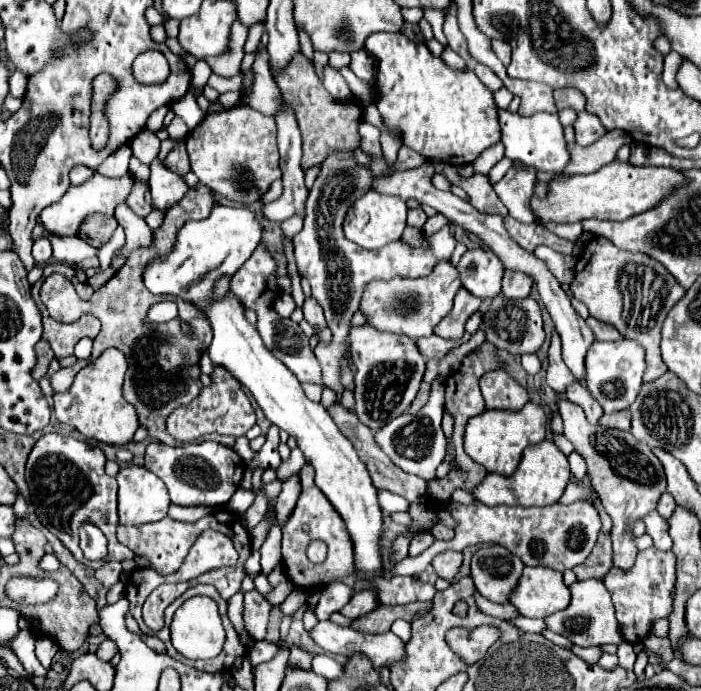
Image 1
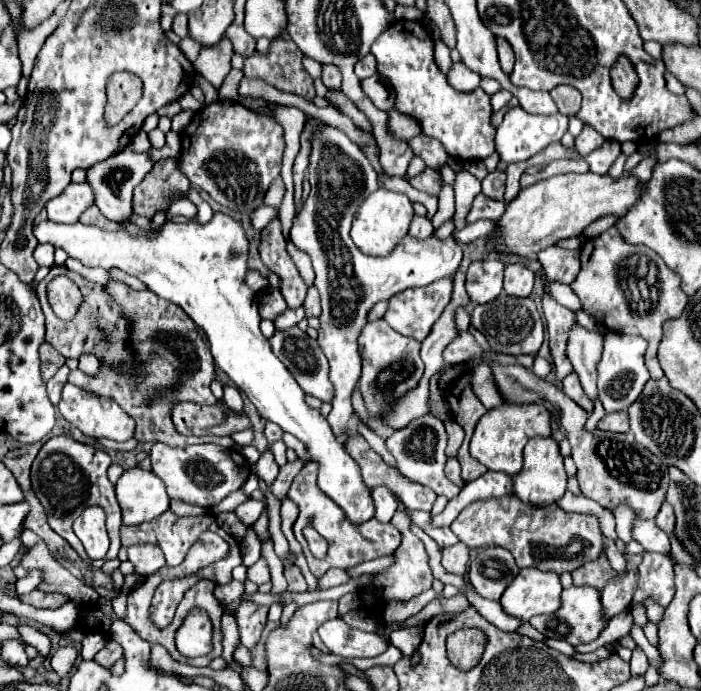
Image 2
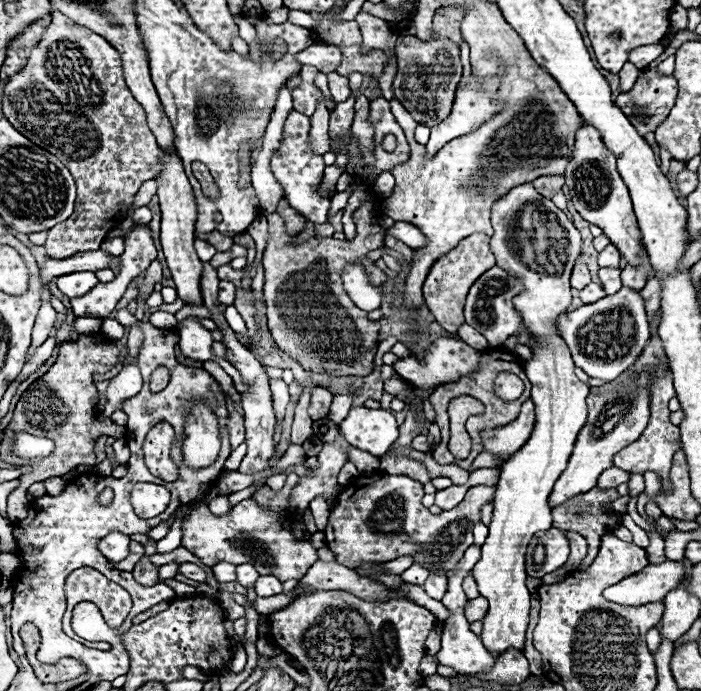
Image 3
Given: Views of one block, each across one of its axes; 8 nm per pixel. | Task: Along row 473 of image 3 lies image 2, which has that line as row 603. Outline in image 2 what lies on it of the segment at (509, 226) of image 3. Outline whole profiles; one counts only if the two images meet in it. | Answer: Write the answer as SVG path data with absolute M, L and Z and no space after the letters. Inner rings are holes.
M524 568L510 582L500 598L508 614L530 620L536 614L552 614L562 606L562 584L556 572L542 572L538 568Z

